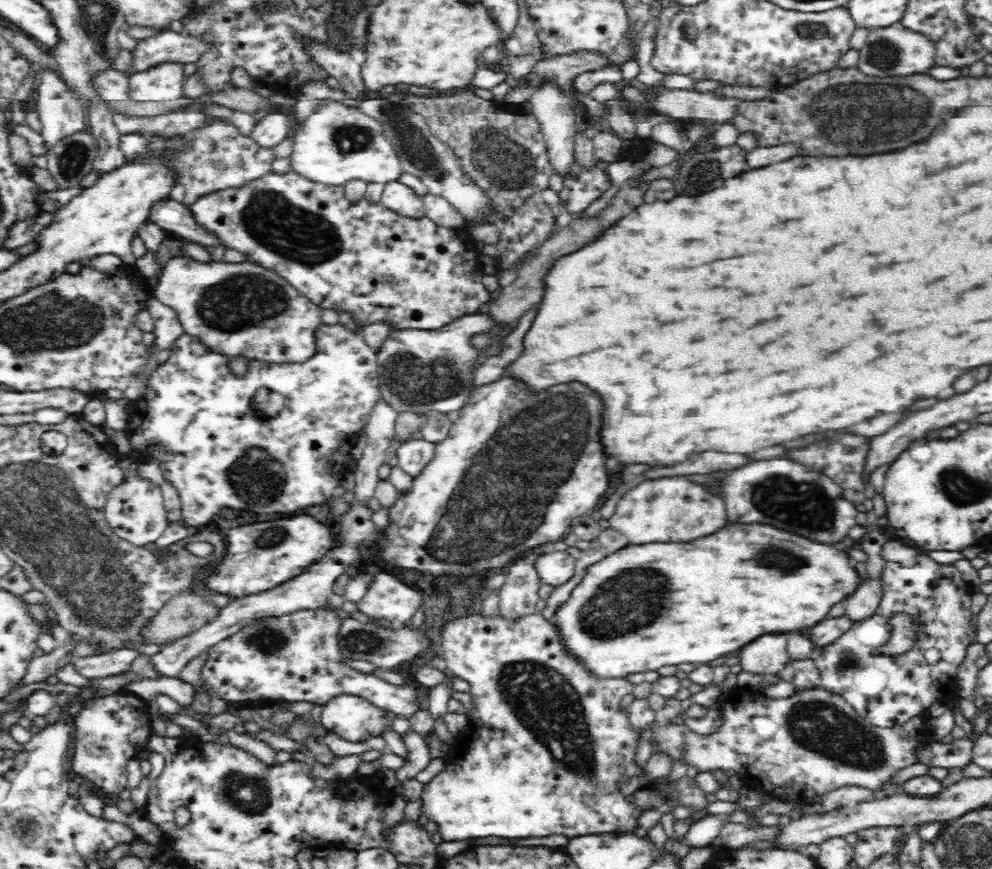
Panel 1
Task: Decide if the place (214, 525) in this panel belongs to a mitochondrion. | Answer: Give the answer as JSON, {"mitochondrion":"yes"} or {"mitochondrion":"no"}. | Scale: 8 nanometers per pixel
{"mitochondrion":"no"}

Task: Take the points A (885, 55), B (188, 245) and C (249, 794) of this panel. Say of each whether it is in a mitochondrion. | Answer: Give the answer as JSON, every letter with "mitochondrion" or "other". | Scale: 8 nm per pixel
{"A":"mitochondrion","B":"other","C":"mitochondrion"}

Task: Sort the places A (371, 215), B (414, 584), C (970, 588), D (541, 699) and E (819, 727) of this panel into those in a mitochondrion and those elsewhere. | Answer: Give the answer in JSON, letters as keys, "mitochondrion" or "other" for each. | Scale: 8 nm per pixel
{"A":"other","B":"other","C":"other","D":"mitochondrion","E":"mitochondrion"}

